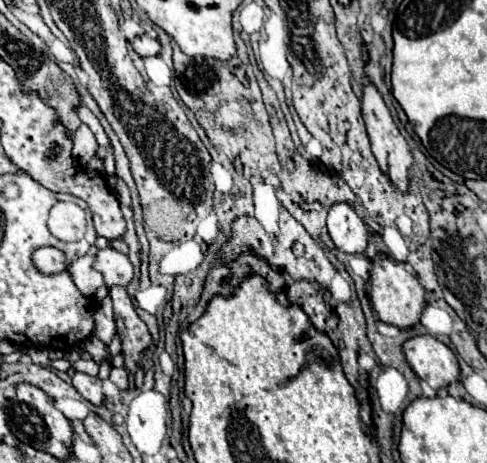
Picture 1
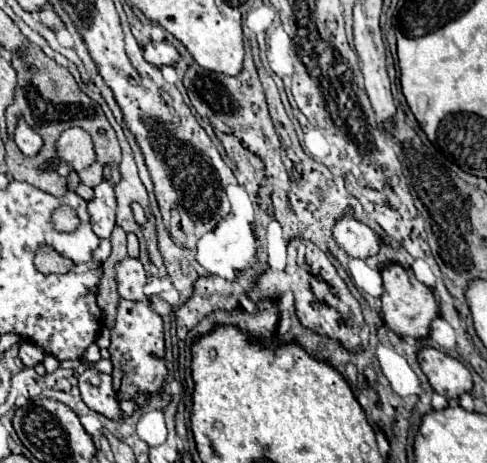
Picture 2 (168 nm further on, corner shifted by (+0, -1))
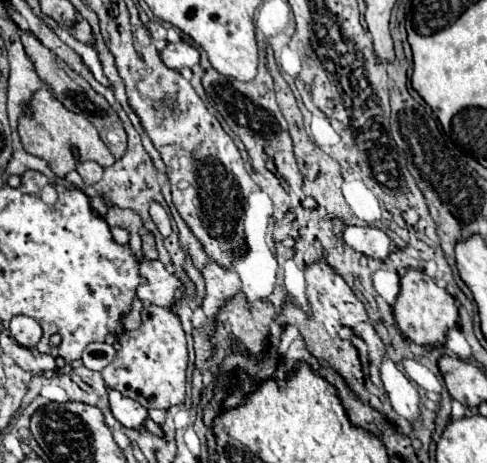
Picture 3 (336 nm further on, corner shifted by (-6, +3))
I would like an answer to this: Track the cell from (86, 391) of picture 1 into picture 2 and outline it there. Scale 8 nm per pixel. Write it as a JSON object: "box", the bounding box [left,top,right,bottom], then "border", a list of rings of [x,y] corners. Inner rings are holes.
{"box":[78,367,122,419],"border":[[[90,367],[84,373],[80,373],[78,389],[80,389],[84,403],[92,411],[96,411],[104,417],[110,417],[110,419],[118,419],[122,415],[118,401],[116,401],[116,393],[112,389],[110,375],[100,373],[96,367]]]}

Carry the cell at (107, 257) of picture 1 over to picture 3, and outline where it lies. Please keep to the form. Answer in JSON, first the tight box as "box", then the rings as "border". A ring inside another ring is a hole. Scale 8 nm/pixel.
{"box":[138,259,184,309],"border":[[[158,259],[142,261],[140,273],[148,279],[148,283],[138,287],[138,299],[142,299],[144,303],[172,309],[178,301],[178,291],[184,291],[182,281],[174,273],[166,271],[164,263],[160,263]]]}

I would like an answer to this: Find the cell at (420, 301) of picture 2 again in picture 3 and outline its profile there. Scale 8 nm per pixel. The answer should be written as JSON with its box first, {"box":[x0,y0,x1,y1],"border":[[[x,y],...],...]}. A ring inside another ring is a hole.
{"box":[394,269,458,347],"border":[[[408,269],[400,277],[400,295],[394,303],[394,319],[402,335],[412,339],[416,345],[440,347],[444,345],[448,331],[458,325],[458,307],[454,297],[446,289],[438,287],[434,279],[422,271]]]}

